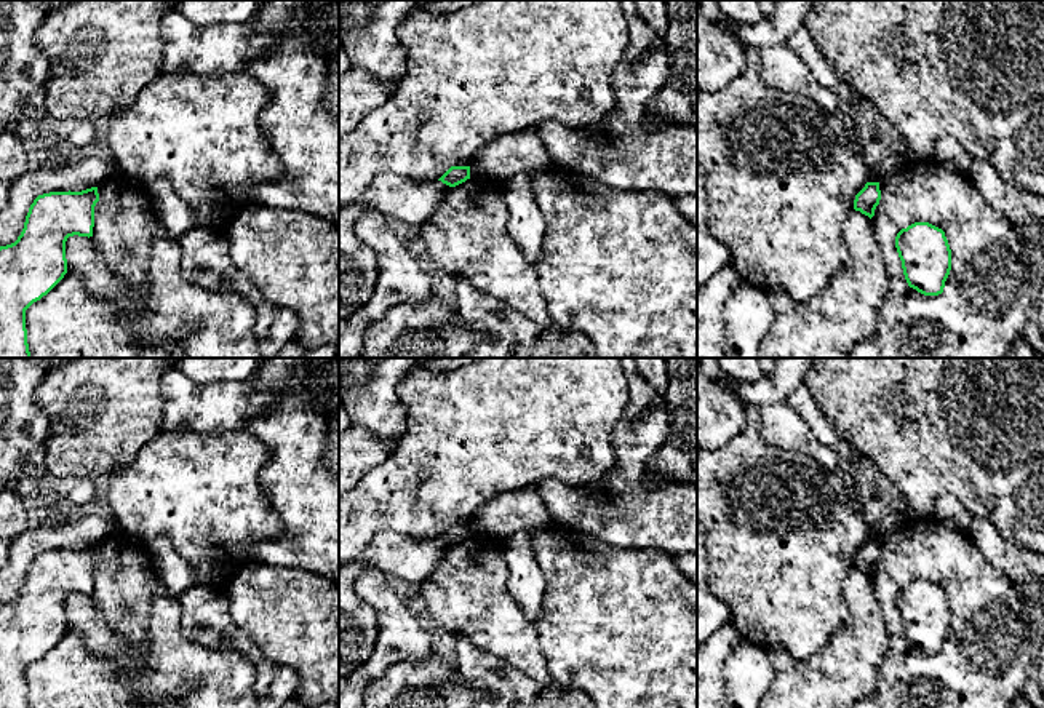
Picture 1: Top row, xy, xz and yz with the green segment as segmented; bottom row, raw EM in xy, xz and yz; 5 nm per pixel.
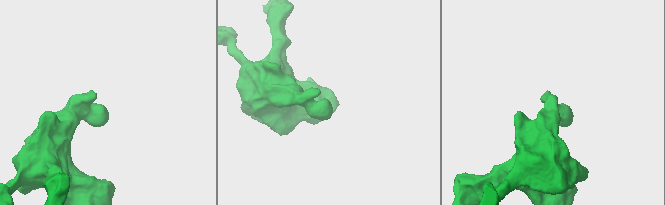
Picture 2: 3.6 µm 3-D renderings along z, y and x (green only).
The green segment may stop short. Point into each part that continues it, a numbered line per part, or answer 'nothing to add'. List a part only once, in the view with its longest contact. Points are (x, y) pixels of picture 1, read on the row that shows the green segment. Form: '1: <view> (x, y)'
nothing to add

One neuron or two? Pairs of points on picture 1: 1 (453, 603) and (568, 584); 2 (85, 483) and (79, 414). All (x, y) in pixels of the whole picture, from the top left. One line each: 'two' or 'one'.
1: two
2: two

